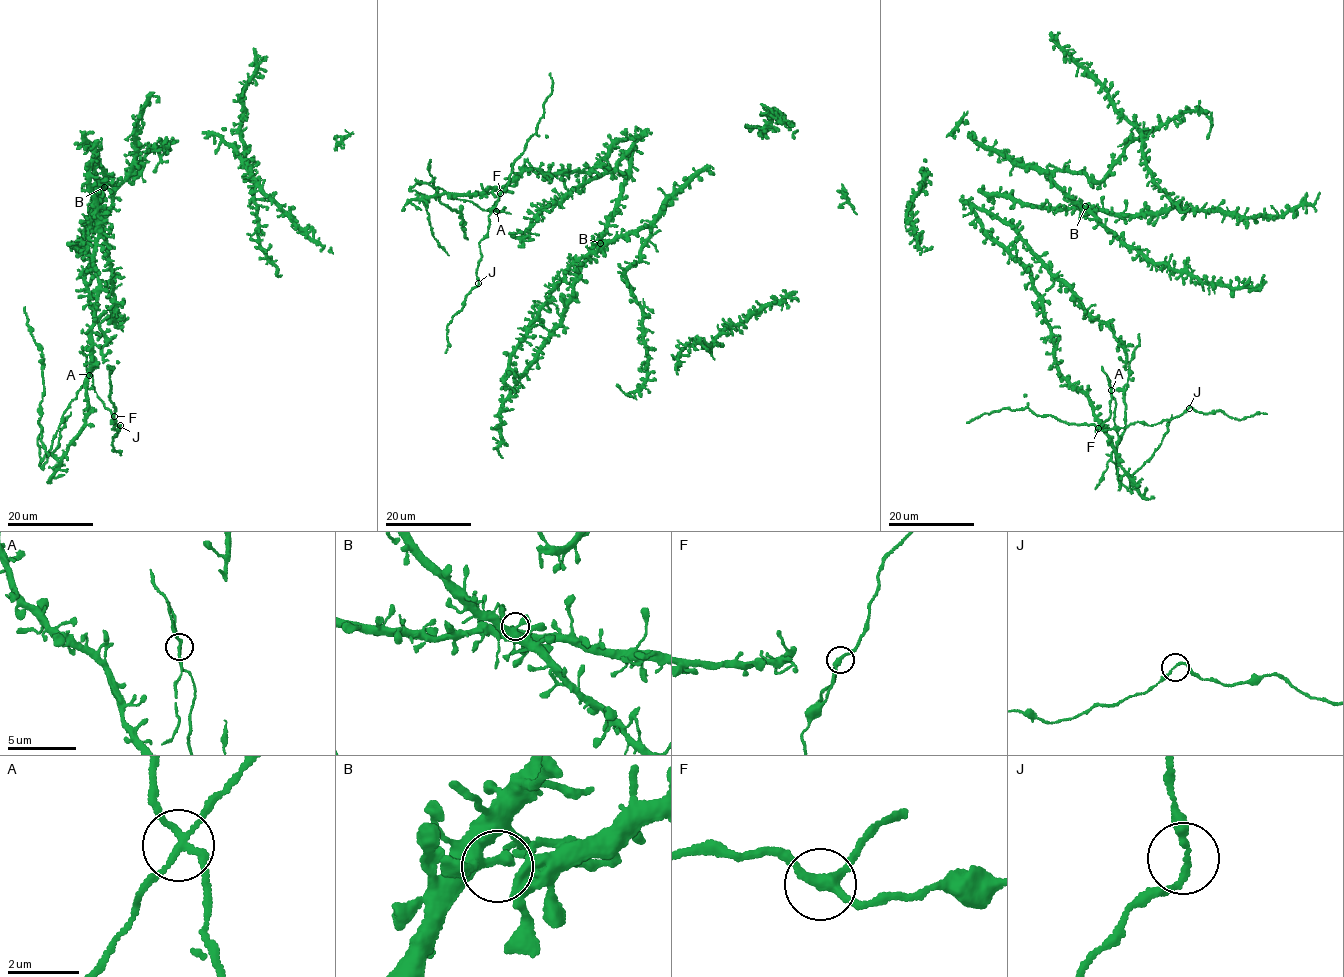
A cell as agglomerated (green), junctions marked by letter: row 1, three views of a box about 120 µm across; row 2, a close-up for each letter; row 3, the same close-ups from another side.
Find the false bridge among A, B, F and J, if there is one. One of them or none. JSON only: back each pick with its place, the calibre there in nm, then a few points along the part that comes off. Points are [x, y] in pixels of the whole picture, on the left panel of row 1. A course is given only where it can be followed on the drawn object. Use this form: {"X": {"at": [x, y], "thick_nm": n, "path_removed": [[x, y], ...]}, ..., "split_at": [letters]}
{"A": {"at": [89, 375], "thick_nm": 180, "path_removed": [[89, 375], [63, 415], [52, 448], [42, 458], [37, 438], [42, 431], [43, 354], [29, 330], [24, 307]]}, "split_at": ["A"]}

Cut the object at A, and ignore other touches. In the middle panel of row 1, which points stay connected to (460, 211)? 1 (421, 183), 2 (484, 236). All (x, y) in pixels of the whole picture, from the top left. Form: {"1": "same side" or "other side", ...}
{"1": "same side", "2": "other side"}

